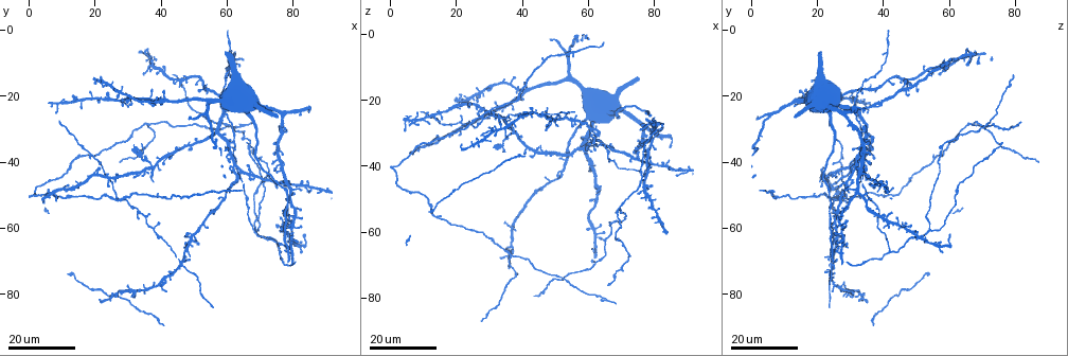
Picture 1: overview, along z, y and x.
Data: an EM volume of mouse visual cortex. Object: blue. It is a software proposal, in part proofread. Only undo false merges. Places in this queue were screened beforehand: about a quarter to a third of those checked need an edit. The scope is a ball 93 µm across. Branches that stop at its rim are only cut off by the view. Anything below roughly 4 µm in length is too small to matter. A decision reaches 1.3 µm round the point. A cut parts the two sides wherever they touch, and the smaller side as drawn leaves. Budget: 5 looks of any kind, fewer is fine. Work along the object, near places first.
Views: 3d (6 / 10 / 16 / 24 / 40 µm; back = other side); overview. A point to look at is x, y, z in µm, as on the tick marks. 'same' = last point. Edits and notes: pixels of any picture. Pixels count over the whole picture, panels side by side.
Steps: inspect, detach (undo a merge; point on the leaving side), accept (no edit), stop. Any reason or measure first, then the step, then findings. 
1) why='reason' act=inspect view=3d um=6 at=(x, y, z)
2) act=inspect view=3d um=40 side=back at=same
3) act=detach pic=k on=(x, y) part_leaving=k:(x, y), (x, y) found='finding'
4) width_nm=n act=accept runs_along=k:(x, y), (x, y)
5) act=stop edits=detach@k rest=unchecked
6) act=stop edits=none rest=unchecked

why='branch point' act=inspect view=3d um=24 at=(27.5, 52.0, 24.5)

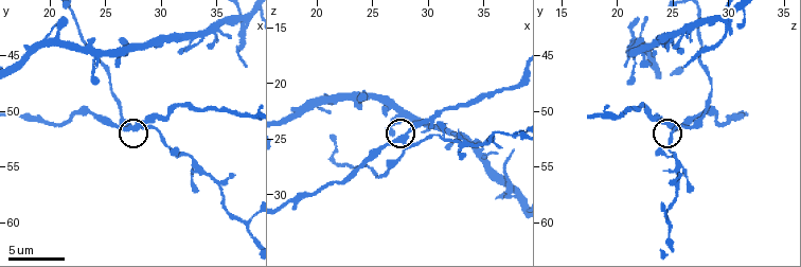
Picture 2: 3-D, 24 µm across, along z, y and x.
act=inspect view=3d um=6 at=(27.8, 51.2, 24.6)

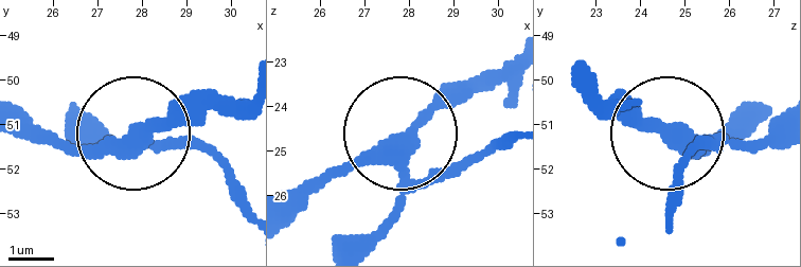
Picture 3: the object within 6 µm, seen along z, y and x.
act=detach pic=3 on=(72, 147) part_leaving=3:(405, 185), (381, 166), (336, 166), (290, 189) found='a second cell is stuck on'

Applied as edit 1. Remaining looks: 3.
why='four or more arms meet' act=inspect view=3d um=24 at=(62.5, 41.0, 31.5)

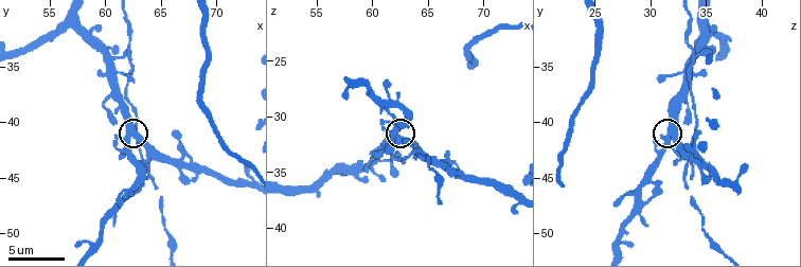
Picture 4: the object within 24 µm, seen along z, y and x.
why='zoom in' act=inspect view=3d um=6 at=(62.6, 41.4, 32.2)

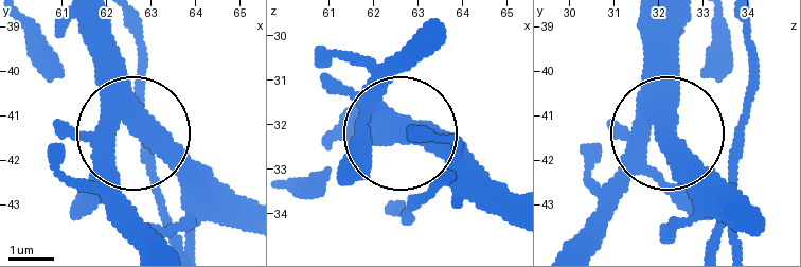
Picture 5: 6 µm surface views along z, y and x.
side_arm_um=104 act=accept runs_along=5:(689, 17), (673, 119), (639, 142), (593, 218) found='continuous, no second cell'

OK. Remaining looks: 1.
act=stop edits=detach@3 rest=unchecked

